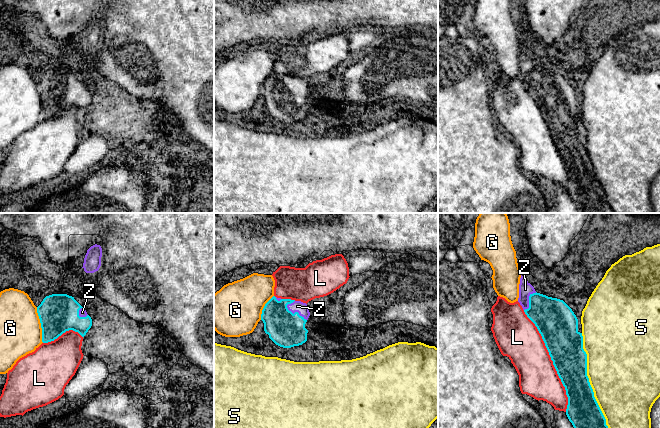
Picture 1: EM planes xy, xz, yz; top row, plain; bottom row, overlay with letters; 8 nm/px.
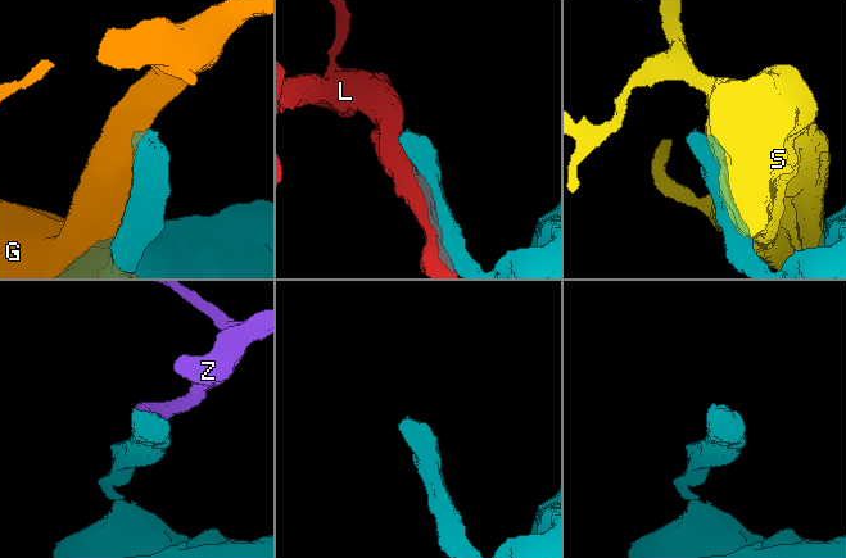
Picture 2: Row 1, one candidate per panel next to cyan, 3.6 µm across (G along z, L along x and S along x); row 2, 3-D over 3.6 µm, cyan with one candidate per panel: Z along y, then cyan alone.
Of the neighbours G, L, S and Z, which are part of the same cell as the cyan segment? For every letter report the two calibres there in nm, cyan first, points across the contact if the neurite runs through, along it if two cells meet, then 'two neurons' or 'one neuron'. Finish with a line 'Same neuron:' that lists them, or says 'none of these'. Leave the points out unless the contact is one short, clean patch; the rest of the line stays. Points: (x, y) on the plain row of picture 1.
G: 320/340 nm | two neurons
L: 300/320 nm | two neurons
S: 280/500 nm | two neurons
Z: 280/100 nm | across xz (285, 105), (285, 98), (295, 88), (297, 82) | one neuron
Same neuron: Z

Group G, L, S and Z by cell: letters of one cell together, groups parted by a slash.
G / L / S / Z

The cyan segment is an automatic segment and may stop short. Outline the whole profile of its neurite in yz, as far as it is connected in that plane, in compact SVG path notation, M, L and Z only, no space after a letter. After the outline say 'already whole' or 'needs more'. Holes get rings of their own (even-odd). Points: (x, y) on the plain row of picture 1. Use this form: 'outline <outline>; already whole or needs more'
outline M522 51L518 78L541 110L557 150L565 163L568 173L566 191L577 213L615 213L606 201L606 195L594 173L587 152L587 130L583 125L583 112L578 107L578 95L572 85L563 76L537 69Z; needs more

